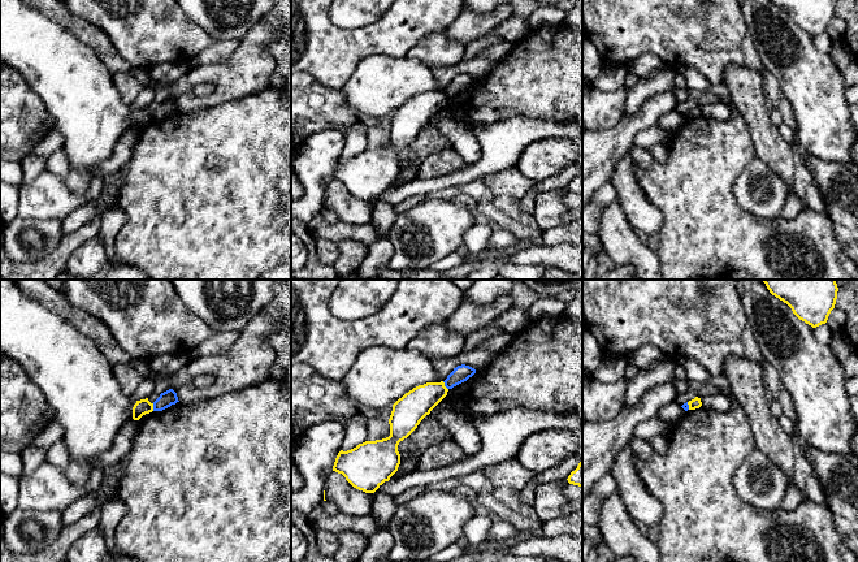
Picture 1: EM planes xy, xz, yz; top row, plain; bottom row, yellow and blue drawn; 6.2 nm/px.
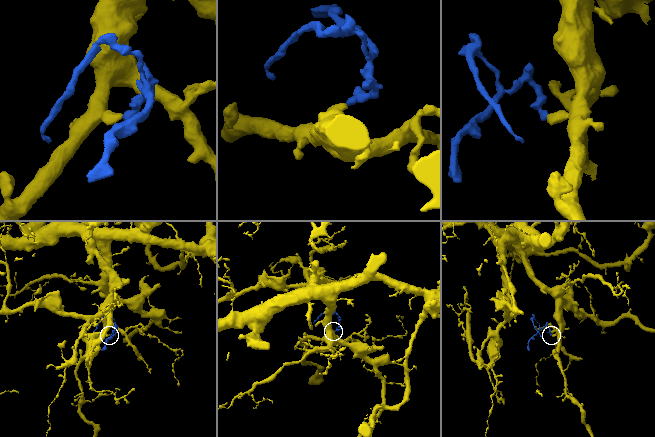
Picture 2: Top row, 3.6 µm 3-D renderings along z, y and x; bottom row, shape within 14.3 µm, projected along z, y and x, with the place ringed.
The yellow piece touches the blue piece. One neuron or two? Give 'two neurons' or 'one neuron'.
two neurons

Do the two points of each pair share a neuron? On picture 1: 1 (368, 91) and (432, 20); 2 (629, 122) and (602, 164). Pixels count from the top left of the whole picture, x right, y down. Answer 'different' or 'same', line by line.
1: different
2: same

